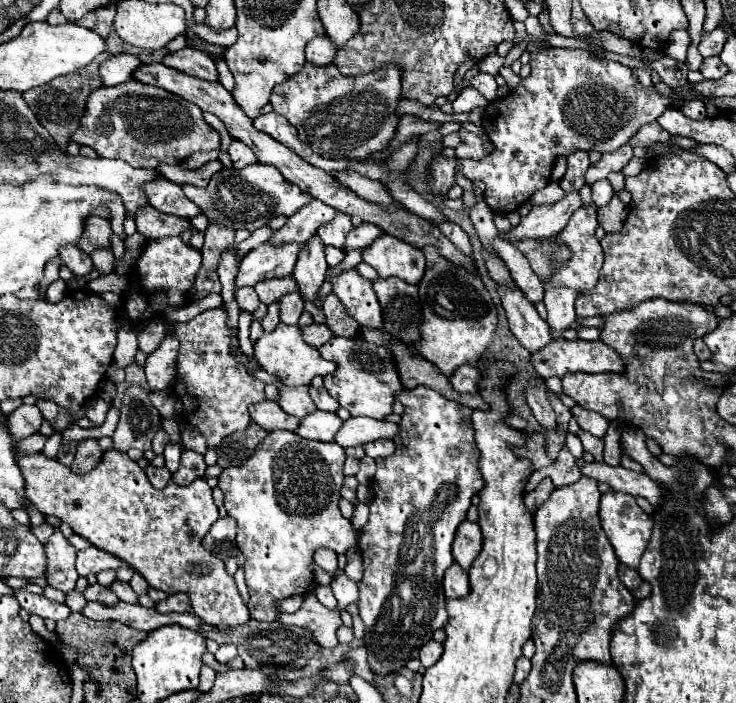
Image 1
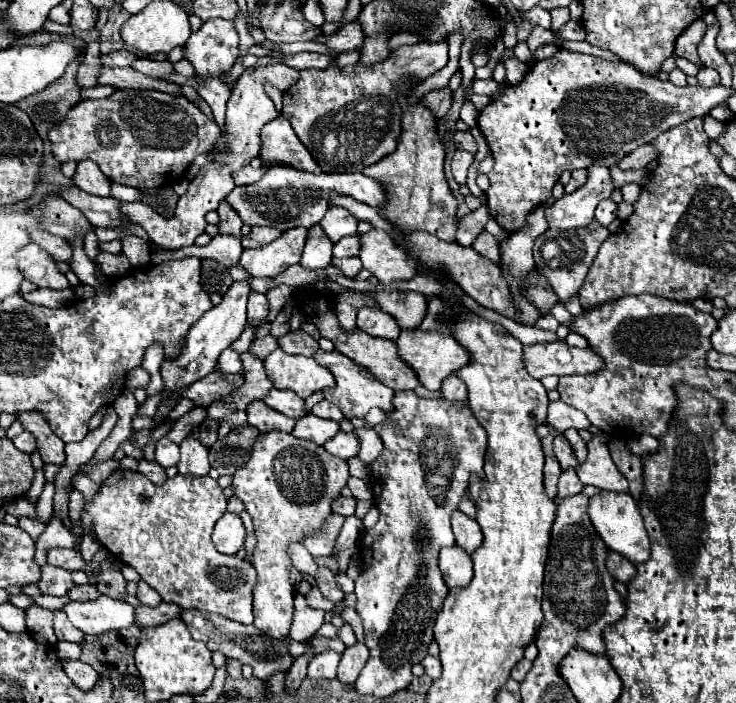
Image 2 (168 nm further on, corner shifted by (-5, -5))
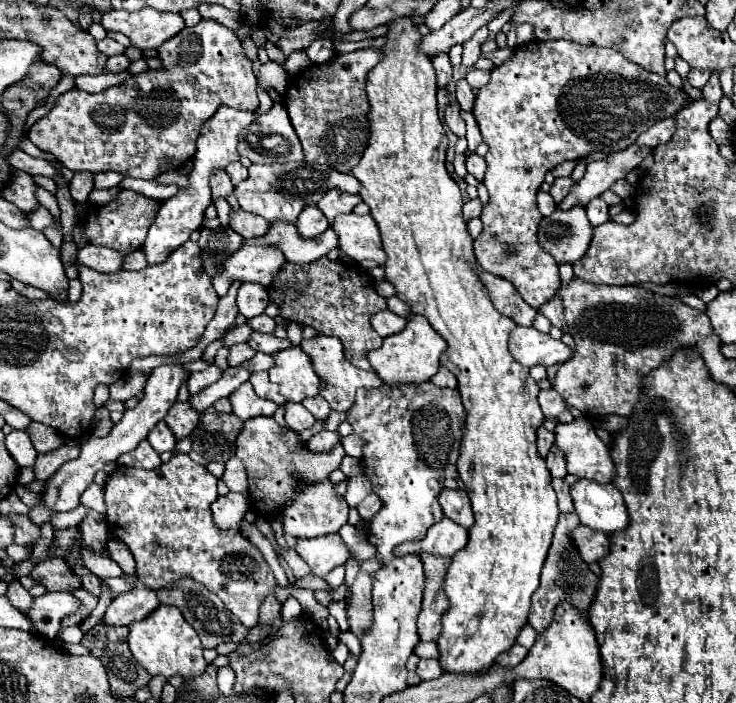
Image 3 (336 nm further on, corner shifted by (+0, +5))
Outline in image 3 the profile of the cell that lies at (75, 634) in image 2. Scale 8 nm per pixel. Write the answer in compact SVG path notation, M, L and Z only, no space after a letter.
M73 625L73 627L61 627L59 629L59 639L63 643L79 643L83 639L83 631L79 629L79 625Z

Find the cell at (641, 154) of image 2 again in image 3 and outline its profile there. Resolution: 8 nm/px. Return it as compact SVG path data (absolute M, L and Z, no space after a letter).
M665 119L665 121L659 121L655 123L651 129L647 129L645 133L639 135L639 139L635 141L639 147L649 147L649 149L655 149L657 145L661 143L667 143L671 139L671 133L675 131L675 119Z

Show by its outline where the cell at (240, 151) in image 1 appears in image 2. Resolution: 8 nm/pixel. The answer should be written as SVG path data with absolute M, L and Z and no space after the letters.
M246 165L240 171L236 171L232 177L234 177L236 185L250 185L250 183L260 181L262 175L264 175L264 169L252 169L250 165Z

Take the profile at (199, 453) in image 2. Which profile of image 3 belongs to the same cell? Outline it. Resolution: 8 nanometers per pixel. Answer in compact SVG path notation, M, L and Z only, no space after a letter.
M175 403L169 409L169 413L165 415L165 423L175 433L175 439L181 441L197 427L199 413L195 409L191 409L189 403Z

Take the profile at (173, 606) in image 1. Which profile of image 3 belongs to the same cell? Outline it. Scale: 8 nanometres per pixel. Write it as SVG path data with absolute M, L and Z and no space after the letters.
M135 585L133 591L121 593L115 597L115 601L107 607L103 615L103 623L109 625L131 625L133 621L141 621L147 615L153 613L161 603L157 599L157 593L147 589L145 585Z

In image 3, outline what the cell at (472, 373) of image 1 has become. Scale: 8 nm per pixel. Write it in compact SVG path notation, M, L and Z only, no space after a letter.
M441 367L441 369L439 369L435 375L433 375L431 383L435 383L437 387L449 387L449 389L457 389L457 379L455 379L455 375L453 375L449 369L445 369L445 367Z

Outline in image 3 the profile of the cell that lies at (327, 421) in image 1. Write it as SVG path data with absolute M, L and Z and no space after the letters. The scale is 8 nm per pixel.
M285 403L285 423L295 431L305 431L313 427L315 417L301 403Z

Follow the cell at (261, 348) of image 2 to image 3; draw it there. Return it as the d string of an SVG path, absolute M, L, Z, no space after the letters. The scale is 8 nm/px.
M237 343L237 345L231 347L231 353L229 353L227 361L229 361L231 367L237 367L237 365L249 361L255 353L257 353L257 351L255 351L251 345L247 345L247 343Z

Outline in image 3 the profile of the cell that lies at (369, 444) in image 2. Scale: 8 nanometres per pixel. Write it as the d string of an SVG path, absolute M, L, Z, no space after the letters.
M351 433L351 435L343 437L341 445L343 445L343 449L345 449L345 453L347 453L347 455L351 455L351 457L357 457L357 459L361 457L361 449L363 449L363 439L361 439L359 435Z

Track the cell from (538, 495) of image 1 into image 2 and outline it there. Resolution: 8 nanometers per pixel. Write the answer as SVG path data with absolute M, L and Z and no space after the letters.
M546 457L546 465L544 465L544 487L546 487L546 495L548 497L556 497L556 483L560 477L560 465L554 457Z

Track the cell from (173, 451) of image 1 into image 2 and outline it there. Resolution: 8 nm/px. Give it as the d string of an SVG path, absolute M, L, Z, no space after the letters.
M162 437L156 441L156 451L154 451L154 457L156 461L166 469L166 467L172 467L178 463L180 459L180 451L178 451L178 445L172 443L168 437Z

